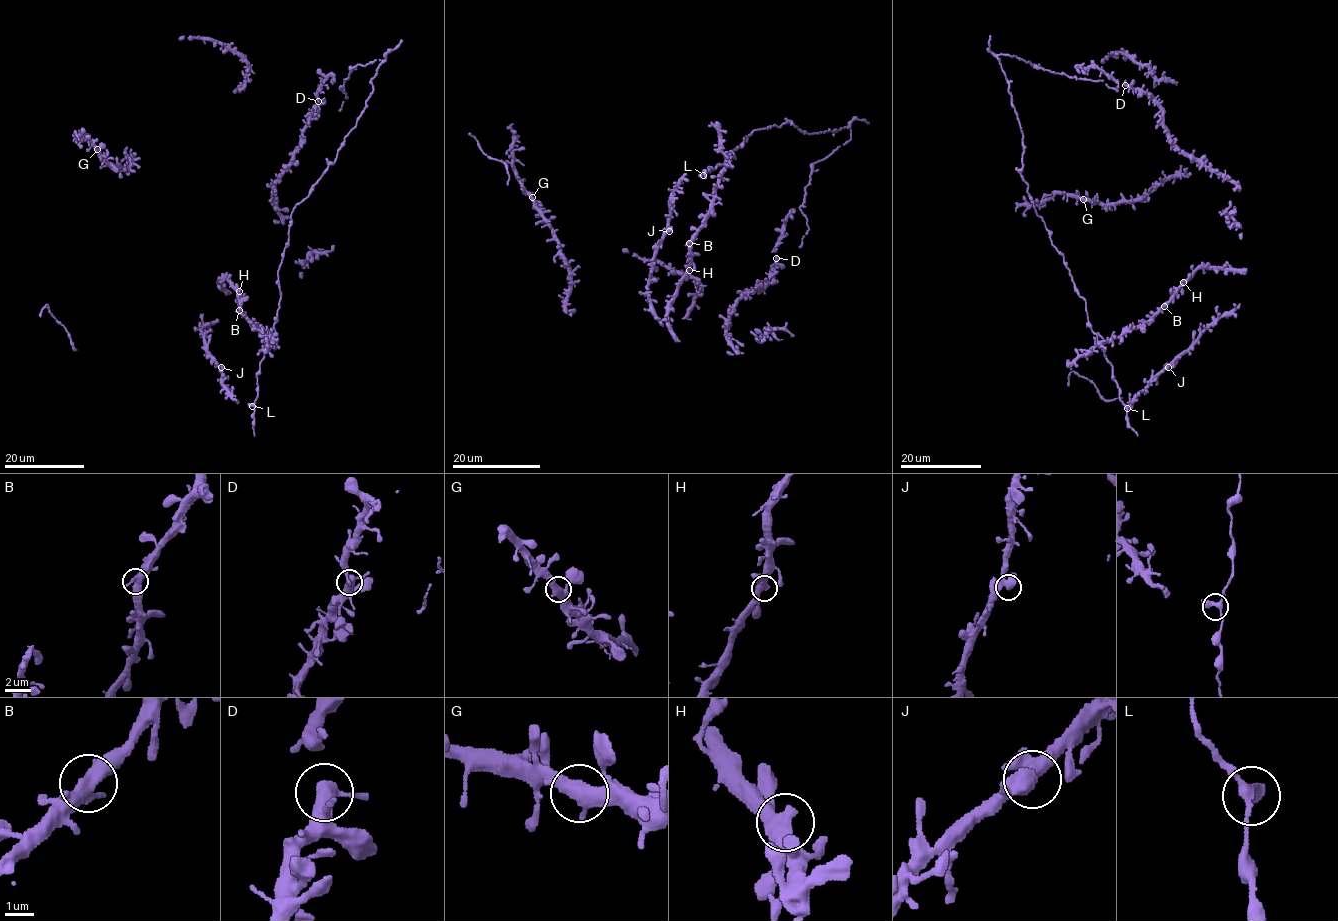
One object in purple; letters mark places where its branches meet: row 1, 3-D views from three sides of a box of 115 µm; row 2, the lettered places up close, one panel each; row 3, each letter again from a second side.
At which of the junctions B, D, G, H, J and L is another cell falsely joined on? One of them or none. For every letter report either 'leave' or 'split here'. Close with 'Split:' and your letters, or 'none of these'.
B: leave
D: leave
G: leave
H: leave
J: leave
L: leave
Split: none of these

